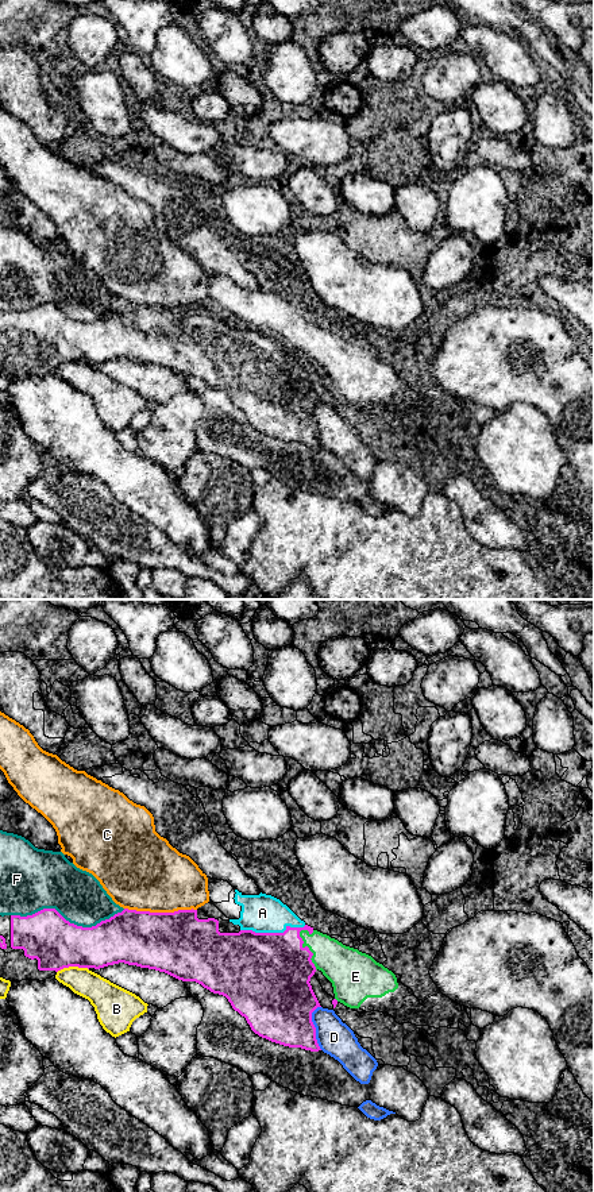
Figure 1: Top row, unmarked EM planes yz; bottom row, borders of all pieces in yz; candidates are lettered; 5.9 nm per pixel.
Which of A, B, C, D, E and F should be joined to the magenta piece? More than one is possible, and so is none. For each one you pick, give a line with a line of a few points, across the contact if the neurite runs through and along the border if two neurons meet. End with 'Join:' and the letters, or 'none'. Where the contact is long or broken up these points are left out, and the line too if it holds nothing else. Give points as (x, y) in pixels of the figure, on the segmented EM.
Join: none

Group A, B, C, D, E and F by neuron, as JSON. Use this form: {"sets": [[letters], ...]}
{"sets": [["A", "E"], ["B"], ["C"], ["D"], ["F"]]}

